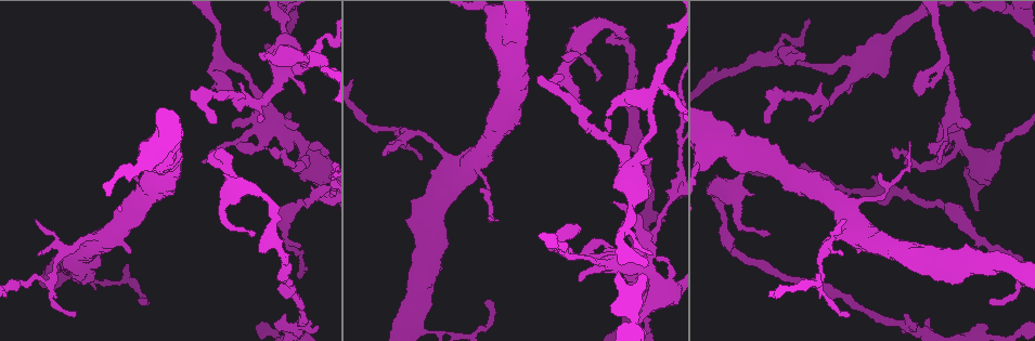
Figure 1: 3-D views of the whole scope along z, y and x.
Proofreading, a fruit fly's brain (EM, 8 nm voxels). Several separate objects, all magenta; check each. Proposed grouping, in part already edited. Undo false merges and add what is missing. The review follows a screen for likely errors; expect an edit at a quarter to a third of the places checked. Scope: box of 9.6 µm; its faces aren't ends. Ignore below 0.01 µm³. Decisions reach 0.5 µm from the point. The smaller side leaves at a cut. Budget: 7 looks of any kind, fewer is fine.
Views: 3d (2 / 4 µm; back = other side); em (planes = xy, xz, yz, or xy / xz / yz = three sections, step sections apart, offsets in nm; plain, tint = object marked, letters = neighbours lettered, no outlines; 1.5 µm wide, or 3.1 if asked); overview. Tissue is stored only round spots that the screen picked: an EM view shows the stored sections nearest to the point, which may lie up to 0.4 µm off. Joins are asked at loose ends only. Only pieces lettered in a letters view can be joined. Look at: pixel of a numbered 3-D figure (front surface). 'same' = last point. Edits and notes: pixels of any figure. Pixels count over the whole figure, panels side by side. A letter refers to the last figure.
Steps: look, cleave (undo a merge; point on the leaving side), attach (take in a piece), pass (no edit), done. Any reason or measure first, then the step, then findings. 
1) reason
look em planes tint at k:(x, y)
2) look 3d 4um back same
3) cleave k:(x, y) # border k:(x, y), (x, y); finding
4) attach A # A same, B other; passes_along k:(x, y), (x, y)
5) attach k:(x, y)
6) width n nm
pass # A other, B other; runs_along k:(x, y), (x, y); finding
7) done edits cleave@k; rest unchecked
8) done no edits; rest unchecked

branch stops here
look em xz step 4 tint at 1:(766, 119)

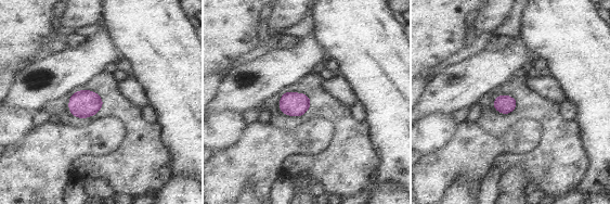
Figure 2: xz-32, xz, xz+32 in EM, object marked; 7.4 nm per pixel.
cut it another way
look em planes letters same

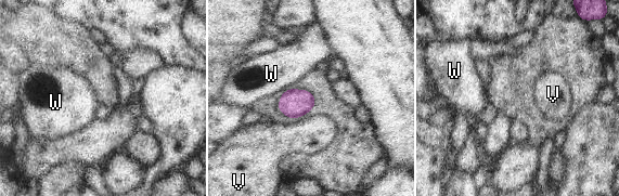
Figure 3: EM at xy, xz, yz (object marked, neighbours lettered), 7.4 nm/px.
pass # V other, W other; no lettered piece goes on from it

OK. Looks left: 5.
free end
look 3d 2um at 1:(259, 54)

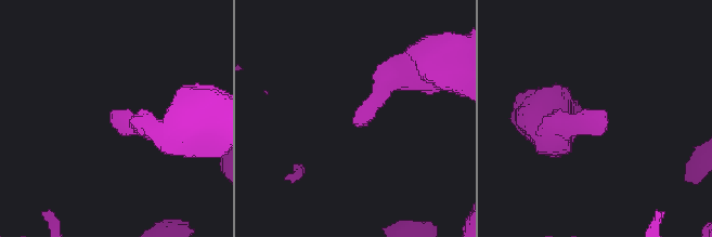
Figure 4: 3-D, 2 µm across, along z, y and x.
shape alone is not enough
look em xz step 8 tint at 4:(109, 115)

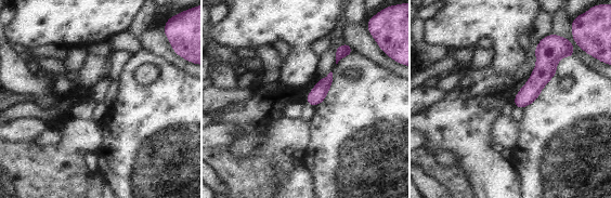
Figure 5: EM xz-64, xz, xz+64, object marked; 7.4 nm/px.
another direction
look em planes letters same

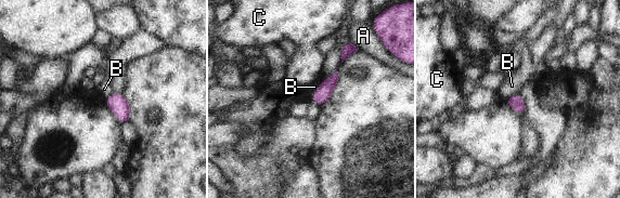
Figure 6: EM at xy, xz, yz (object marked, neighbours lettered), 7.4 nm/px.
pass # A other, B other, C other; border 6:(519, 93), (505, 101); no lettered piece goes on from it

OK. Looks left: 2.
thin end
look em planes letters at 1:(382, 154)

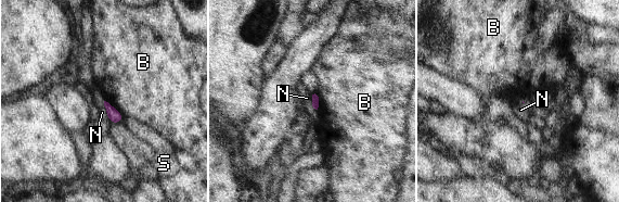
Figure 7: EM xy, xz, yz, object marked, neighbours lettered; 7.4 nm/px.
pass # B other, N other, S other; none of them fits

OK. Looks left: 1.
done no edits; rest unchecked

